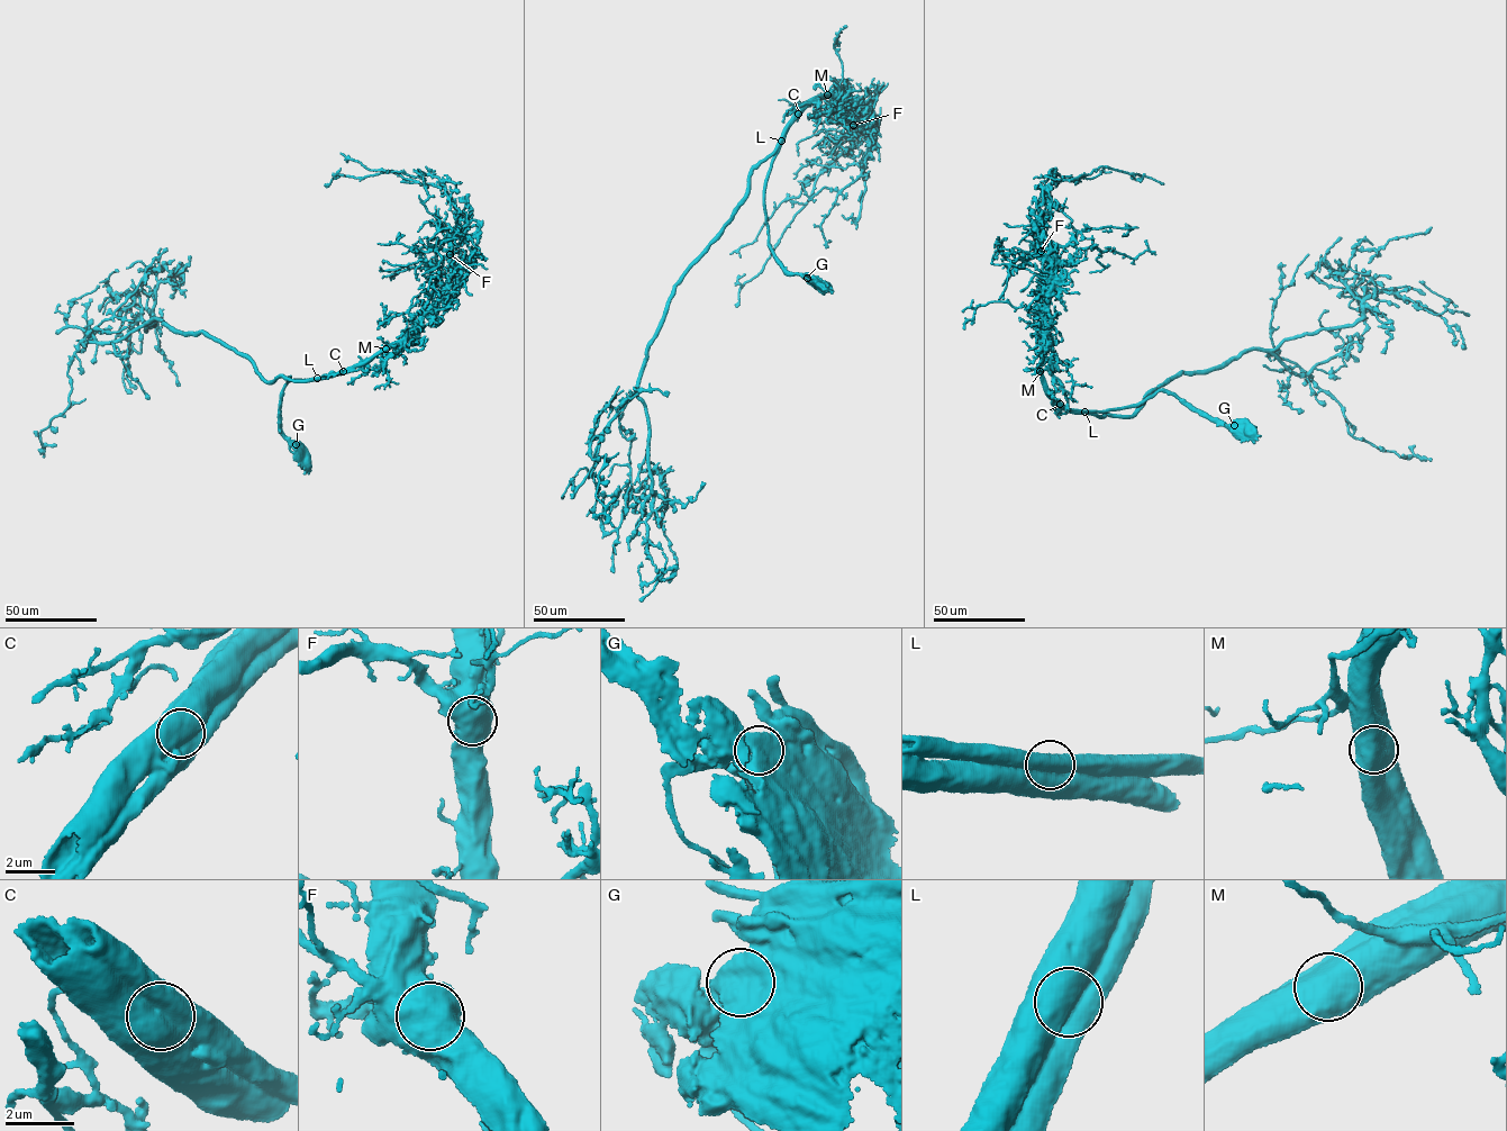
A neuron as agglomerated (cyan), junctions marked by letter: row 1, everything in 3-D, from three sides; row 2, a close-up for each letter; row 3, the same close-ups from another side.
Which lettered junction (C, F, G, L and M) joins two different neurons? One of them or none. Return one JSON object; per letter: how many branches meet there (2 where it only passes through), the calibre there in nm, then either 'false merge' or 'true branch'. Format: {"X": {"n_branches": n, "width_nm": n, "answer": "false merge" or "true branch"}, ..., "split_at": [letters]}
{"C": {"n_branches": 1, "width_nm": 1000, "answer": "true branch"}, "F": {"n_branches": 1, "width_nm": 1150, "answer": "true branch"}, "G": {"n_branches": 1, "width_nm": 1150, "answer": "true branch"}, "L": {"n_branches": 1, "width_nm": 1050, "answer": "true branch"}, "M": {"n_branches": 1, "width_nm": 1200, "answer": "true branch"}, "split_at": []}

